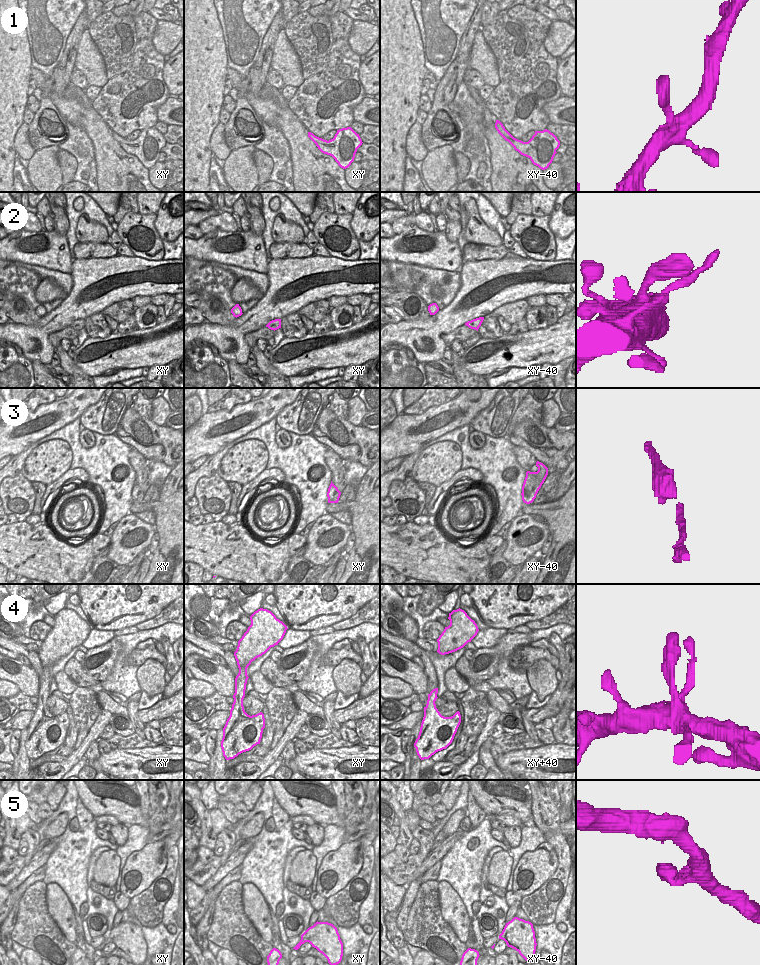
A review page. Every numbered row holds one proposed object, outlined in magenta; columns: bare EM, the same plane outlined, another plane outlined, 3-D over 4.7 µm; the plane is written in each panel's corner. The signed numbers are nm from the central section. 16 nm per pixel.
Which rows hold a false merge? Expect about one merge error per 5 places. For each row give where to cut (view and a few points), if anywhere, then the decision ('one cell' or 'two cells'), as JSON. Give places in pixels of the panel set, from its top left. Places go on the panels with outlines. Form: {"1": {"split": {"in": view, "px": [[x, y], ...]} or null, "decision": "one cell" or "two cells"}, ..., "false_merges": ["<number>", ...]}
{"1": {"split": null, "decision": "one cell"}, "2": {"split": null, "decision": "one cell"}, "3": {"split": null, "decision": "one cell"}, "4": {"split": null, "decision": "one cell"}, "5": {"split": {"in": "xy", "px": [[302, 939], [300, 944]]}, "decision": "two cells"}, "false_merges": ["5"]}

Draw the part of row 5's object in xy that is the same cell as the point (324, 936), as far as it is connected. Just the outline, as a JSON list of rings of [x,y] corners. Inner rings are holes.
[[[316,922],[309,927],[302,935],[301,943],[309,942],[328,960],[330,965],[337,965],[343,956],[343,943],[340,939],[337,928],[328,922]]]

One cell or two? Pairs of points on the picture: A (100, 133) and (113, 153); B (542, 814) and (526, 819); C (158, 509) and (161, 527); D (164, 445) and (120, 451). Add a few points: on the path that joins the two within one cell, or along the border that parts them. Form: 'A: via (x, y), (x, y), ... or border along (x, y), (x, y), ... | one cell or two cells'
A: via (102, 138), (108, 148) | one cell
B: border along (531, 800), (533, 824) | two cells
C: via (161, 513), (161, 523) | one cell
D: border along (114, 434), (132, 448) | two cells

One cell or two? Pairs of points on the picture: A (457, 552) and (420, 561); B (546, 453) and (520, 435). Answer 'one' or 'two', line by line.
A: one
B: one

